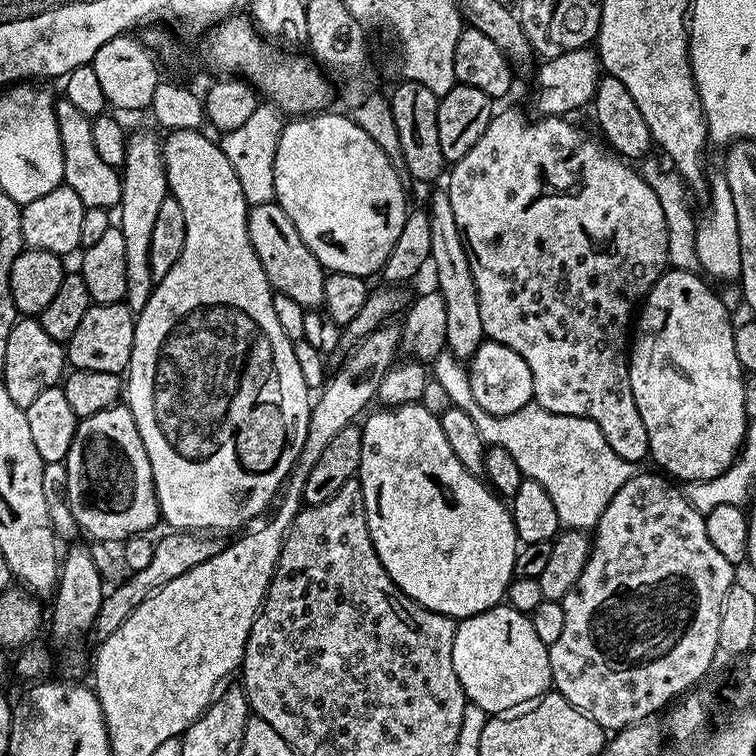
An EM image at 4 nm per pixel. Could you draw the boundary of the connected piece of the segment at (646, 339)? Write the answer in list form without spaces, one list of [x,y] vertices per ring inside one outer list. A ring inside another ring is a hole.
[[[669,267],[658,278],[658,282],[654,282],[654,286],[639,305],[638,315],[634,320],[634,335],[630,340],[630,351],[628,353],[630,390],[634,394],[634,406],[638,406],[638,414],[642,414],[642,422],[646,426],[650,460],[651,463],[657,464],[655,467],[661,473],[667,474],[676,482],[718,478],[718,474],[722,474],[727,470],[739,456],[740,448],[744,444],[744,430],[750,423],[744,409],[744,381],[746,373],[740,367],[738,354],[734,354],[734,324],[728,321],[728,308],[716,297],[716,292],[711,286],[713,287],[703,275]]]

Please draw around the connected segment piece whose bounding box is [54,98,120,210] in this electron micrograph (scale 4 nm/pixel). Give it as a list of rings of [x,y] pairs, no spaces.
[[[63,98],[55,101],[54,115],[64,159],[63,183],[68,184],[70,190],[78,194],[78,198],[82,198],[85,208],[115,209],[120,203],[120,172],[102,162],[98,149],[94,146],[92,120],[82,114],[74,102]]]

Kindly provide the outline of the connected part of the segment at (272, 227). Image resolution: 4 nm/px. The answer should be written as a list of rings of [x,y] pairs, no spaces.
[[[275,202],[251,205],[248,210],[248,233],[262,262],[262,270],[273,289],[294,298],[294,302],[298,302],[305,310],[319,309],[324,302],[322,286],[326,270],[318,262],[318,258],[314,258],[306,242],[302,242],[294,222],[290,222],[280,205]]]

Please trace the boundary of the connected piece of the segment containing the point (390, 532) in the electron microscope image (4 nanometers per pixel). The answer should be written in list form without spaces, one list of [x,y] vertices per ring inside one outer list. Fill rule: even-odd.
[[[419,402],[401,404],[399,406],[384,406],[381,412],[369,411],[363,417],[360,437],[362,438],[362,458],[358,479],[362,486],[362,498],[366,506],[366,526],[370,526],[370,538],[374,542],[374,550],[390,578],[414,602],[421,604],[426,610],[450,616],[457,621],[465,620],[467,616],[482,614],[486,610],[497,607],[507,597],[508,585],[514,579],[516,571],[516,554],[518,541],[516,527],[512,521],[509,505],[492,491],[491,487],[477,473],[466,470],[454,450],[450,450],[450,442],[446,442],[446,434],[442,434],[440,417],[430,414]]]

